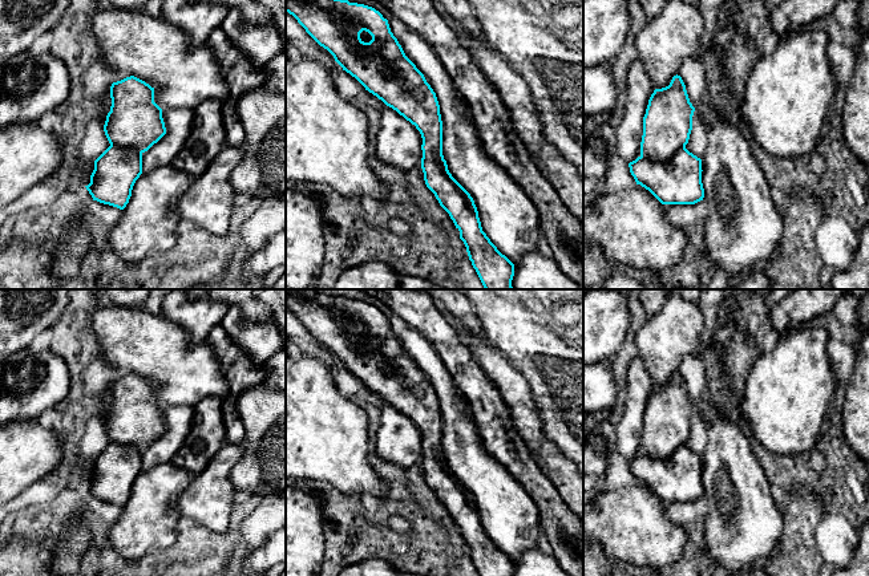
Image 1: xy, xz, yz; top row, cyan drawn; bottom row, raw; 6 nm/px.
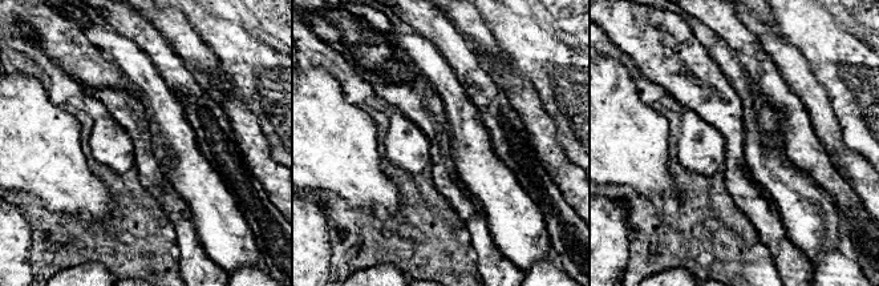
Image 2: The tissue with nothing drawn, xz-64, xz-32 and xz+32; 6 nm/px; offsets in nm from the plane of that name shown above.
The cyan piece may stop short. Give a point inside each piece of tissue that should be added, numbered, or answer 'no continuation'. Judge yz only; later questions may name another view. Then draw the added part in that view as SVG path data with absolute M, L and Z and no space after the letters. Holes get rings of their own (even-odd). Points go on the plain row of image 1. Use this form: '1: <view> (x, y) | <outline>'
no continuation

